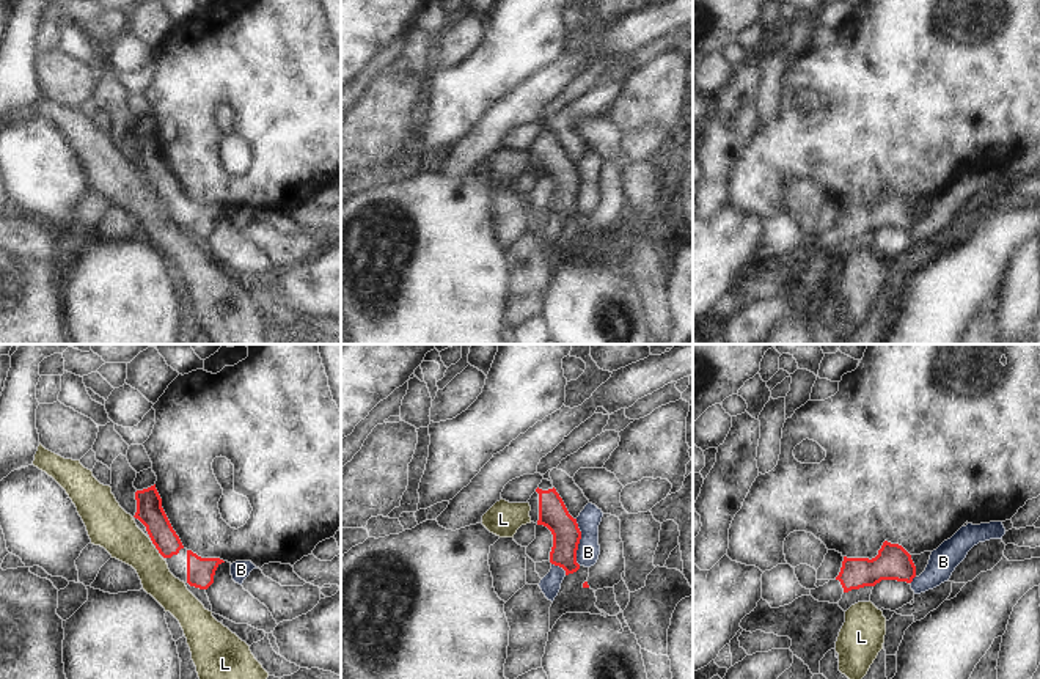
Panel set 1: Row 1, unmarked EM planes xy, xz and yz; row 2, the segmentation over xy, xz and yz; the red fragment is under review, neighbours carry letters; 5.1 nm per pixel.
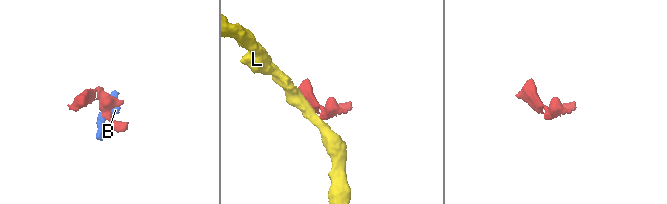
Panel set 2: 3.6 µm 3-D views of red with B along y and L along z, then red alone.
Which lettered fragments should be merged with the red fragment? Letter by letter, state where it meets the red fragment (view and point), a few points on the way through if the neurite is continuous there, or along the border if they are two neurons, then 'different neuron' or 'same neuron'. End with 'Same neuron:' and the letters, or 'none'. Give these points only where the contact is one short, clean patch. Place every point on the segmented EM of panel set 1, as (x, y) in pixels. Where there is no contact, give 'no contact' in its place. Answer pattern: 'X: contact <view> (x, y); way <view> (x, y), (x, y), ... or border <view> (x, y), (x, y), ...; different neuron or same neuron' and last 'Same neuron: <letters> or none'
B: contact xz (578, 543); border xz (575, 519), (580, 528), (577, 550), (577, 561), (580, 565); different neuron
L: no contact; different neuron
Same neuron: none

